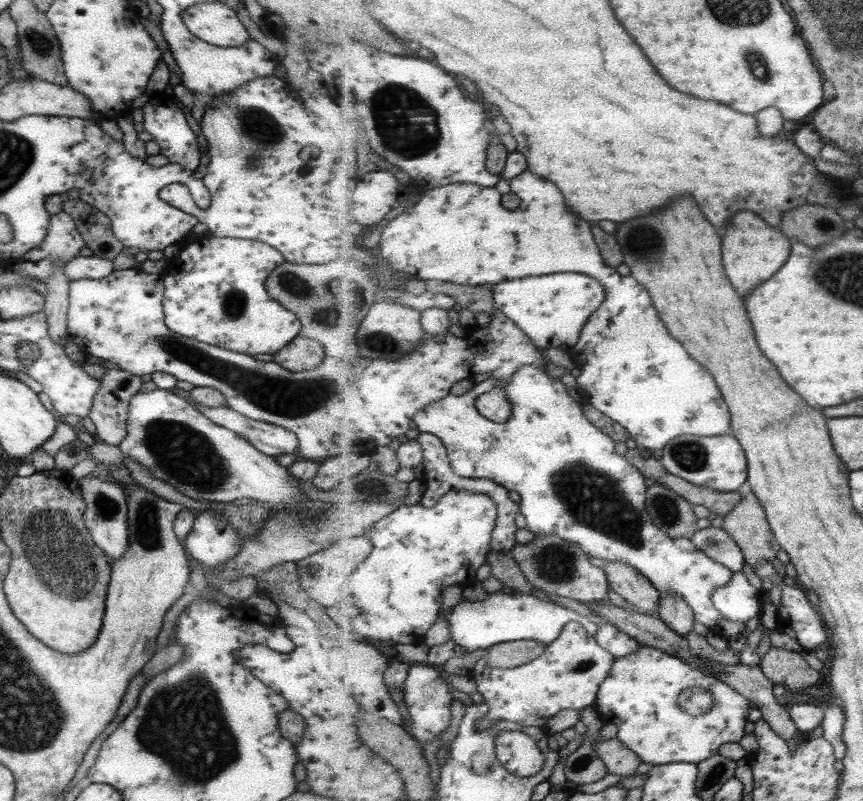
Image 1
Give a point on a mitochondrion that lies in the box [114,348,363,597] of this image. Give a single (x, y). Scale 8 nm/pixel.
(191, 456)

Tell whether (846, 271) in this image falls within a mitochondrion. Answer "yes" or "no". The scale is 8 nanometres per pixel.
yes

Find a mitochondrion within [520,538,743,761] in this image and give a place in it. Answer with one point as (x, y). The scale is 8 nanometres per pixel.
(555, 564)

